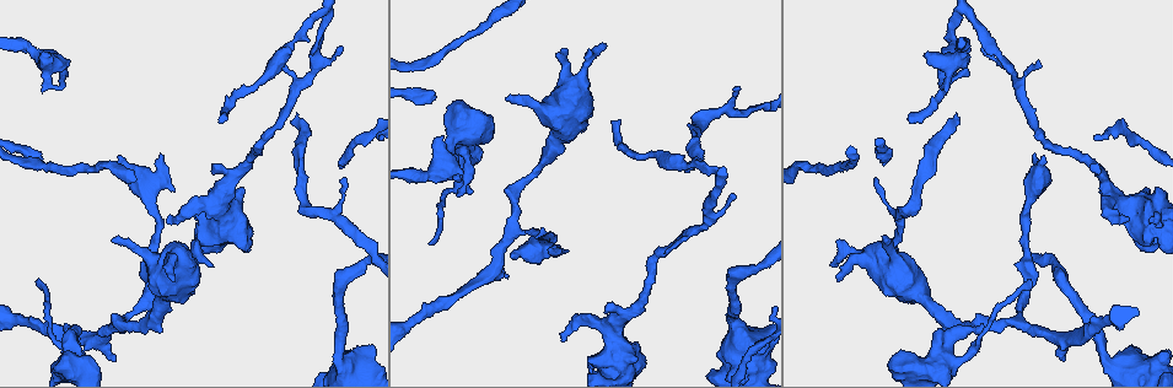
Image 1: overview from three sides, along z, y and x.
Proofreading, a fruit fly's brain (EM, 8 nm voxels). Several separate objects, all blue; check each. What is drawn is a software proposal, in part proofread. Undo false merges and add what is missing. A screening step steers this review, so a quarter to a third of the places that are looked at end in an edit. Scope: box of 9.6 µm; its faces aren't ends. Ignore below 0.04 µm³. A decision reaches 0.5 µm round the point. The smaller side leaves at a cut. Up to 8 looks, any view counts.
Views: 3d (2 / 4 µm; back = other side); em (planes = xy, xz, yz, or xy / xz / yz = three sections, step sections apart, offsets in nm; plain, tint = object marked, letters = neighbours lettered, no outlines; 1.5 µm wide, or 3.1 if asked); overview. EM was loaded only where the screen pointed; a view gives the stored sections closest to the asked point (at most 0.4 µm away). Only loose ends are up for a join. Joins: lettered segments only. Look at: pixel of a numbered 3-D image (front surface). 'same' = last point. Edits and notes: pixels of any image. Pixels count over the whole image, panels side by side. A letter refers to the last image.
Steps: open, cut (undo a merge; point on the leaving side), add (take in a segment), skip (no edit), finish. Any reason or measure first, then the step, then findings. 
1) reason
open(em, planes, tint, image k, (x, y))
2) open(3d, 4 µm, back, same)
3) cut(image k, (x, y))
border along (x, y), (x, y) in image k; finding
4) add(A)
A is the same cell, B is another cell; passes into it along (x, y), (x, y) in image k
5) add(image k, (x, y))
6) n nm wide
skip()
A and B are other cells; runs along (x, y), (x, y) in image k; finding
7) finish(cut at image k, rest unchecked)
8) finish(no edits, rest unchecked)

free end
open(3d, 2 µm, image 1, (509, 276))

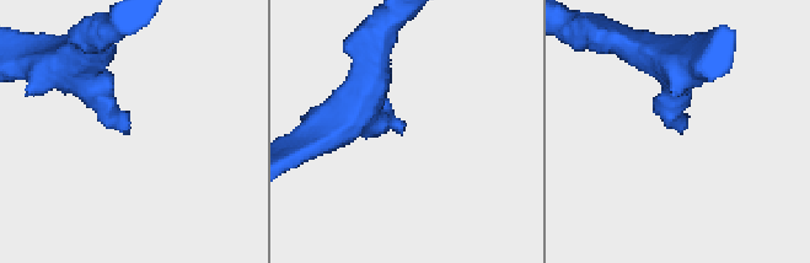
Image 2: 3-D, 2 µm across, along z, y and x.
open(em, planes, tint, image 2, (127, 133))

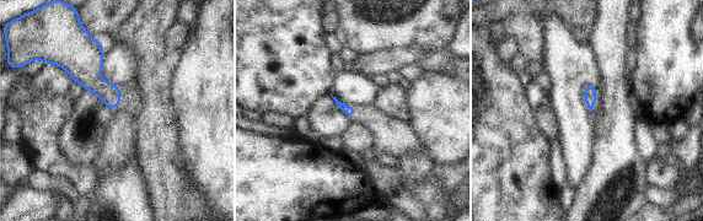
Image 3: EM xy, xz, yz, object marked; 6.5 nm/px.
see the neighbours
open(em, planes, letters, same)

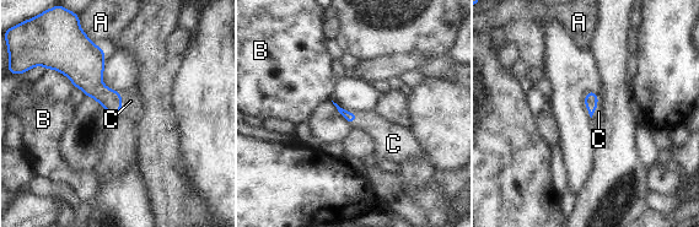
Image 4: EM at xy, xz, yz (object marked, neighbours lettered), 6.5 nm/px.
C touches over 150 nm
add(C)
C is the same cell, A and B are other cells; passes into it along (591, 97), (597, 107), (598, 112) in image 4; it goes on there

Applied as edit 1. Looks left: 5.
see it whole again
open(overview)

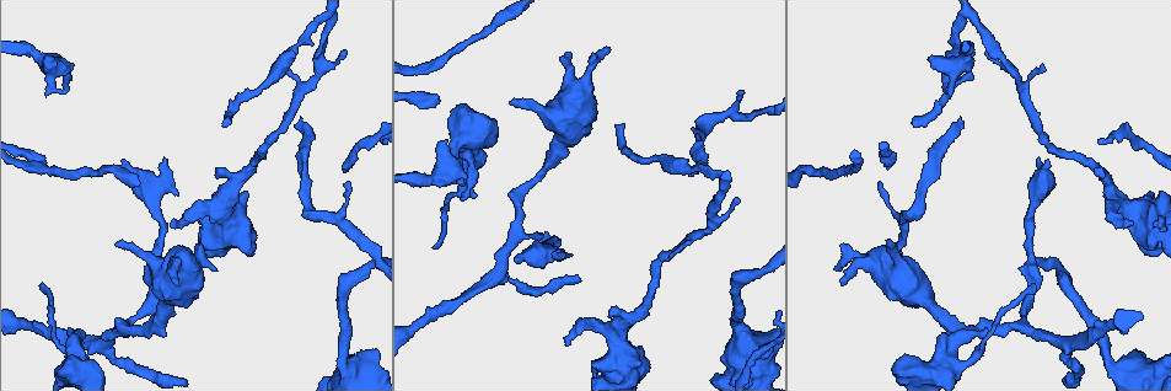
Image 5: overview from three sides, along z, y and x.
free end
open(3d, 2 µm, image 5, (518, 259))

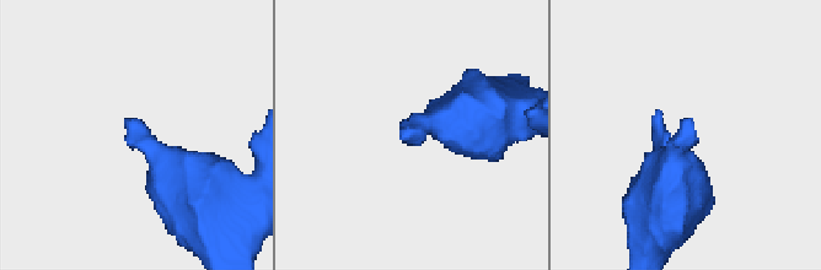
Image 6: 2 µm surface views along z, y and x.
shape alone is not enough
open(em, planes, letters, image 6, (403, 137))

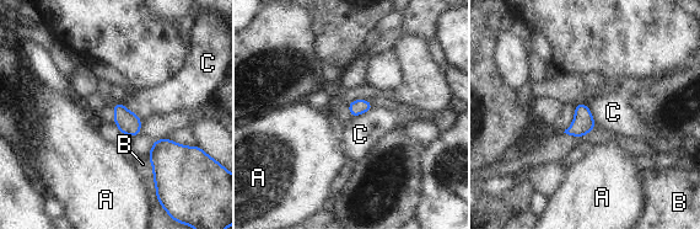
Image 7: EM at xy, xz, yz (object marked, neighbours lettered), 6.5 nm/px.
skip()
A, B and C are other cells; no lettered segment goes on from it

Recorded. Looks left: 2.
long arm stops here
open(em, planes, letters, image 5, (913, 125))

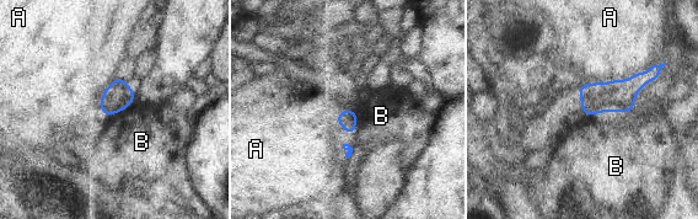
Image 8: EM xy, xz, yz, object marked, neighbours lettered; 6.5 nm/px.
120 nm wide; A touches over 550 nm
skip()
A and B are other cells; none of them fits

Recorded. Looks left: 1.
finish(add at image 4, rest unchecked)

